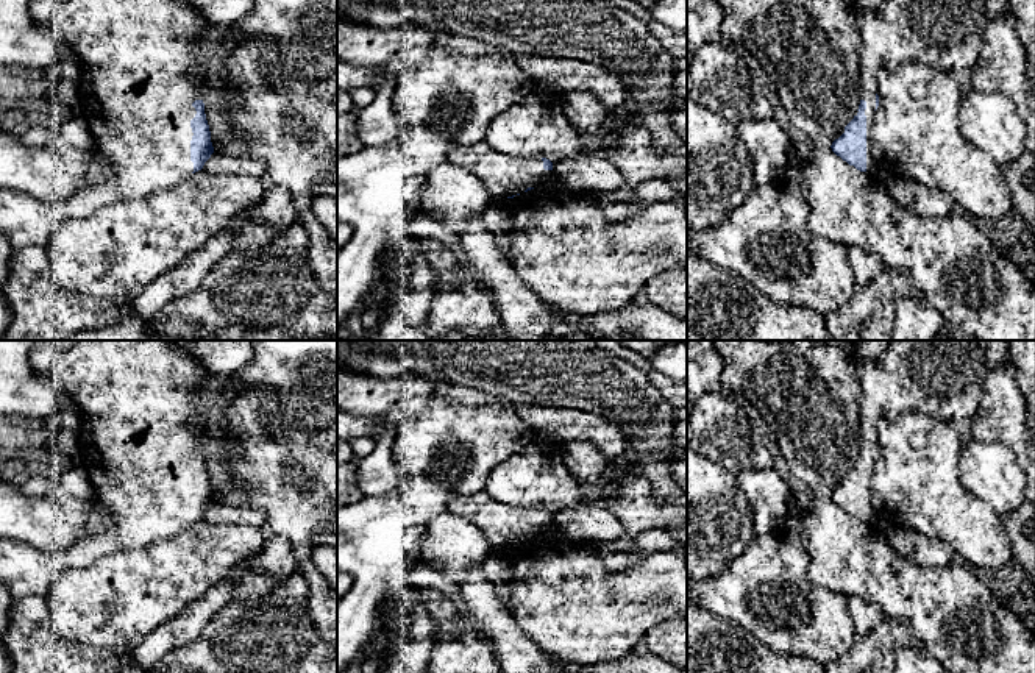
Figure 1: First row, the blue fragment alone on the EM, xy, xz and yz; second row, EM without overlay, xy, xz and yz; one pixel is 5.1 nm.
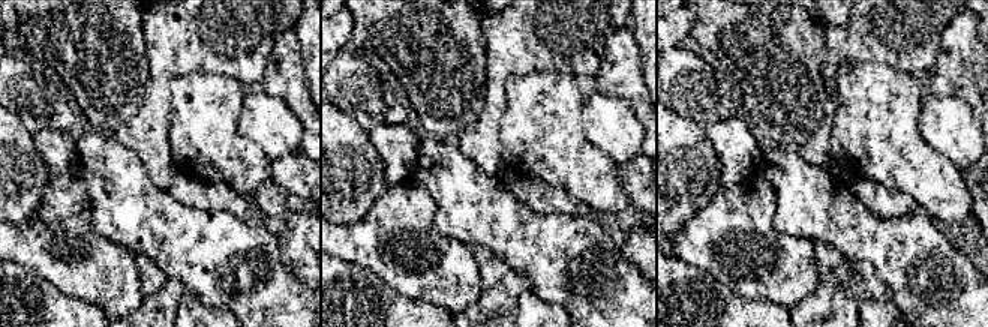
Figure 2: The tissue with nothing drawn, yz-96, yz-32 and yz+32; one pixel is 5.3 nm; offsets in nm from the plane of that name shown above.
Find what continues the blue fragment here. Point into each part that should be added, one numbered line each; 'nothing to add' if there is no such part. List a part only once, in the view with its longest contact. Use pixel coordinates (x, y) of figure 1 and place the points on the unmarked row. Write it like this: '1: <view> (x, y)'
1: xy (142, 405)

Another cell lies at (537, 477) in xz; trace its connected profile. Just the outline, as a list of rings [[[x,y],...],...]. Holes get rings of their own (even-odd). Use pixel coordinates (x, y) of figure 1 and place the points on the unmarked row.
[[[535,439],[518,454],[490,472],[484,492],[498,503],[517,507],[546,507],[553,512],[592,504],[587,489],[568,472],[557,443]]]

